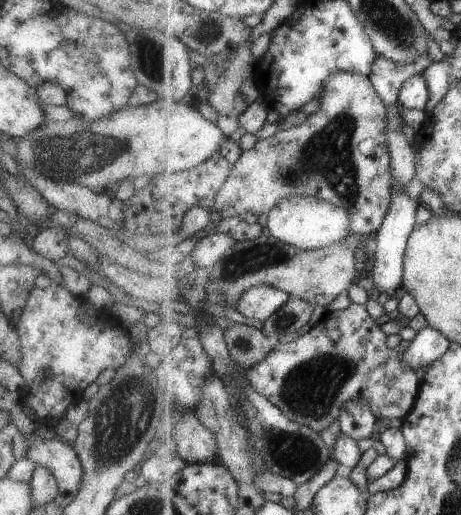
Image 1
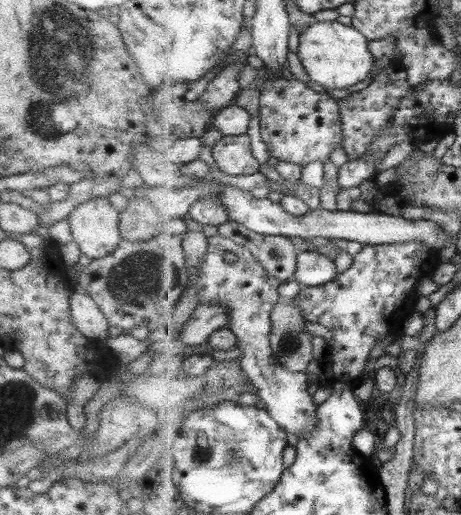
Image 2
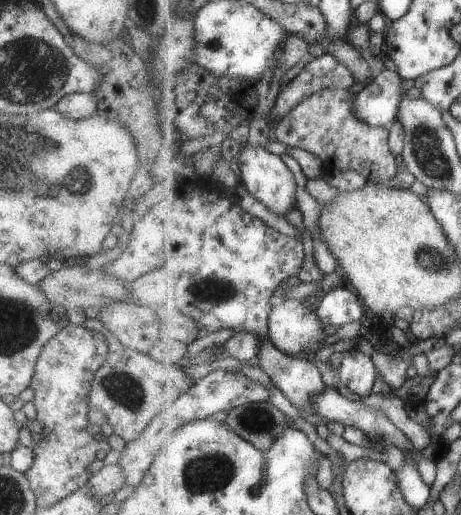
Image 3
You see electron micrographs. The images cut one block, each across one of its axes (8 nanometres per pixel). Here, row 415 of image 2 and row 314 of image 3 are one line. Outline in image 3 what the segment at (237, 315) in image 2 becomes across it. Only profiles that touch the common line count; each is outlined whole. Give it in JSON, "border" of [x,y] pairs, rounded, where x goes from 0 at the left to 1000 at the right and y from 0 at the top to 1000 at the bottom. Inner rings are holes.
{"border":[[[616,581],[590,600],[581,656],[599,678],[655,693],[657,683],[670,687],[677,676],[683,680],[722,662],[701,645],[703,631],[685,604],[644,583]]]}

